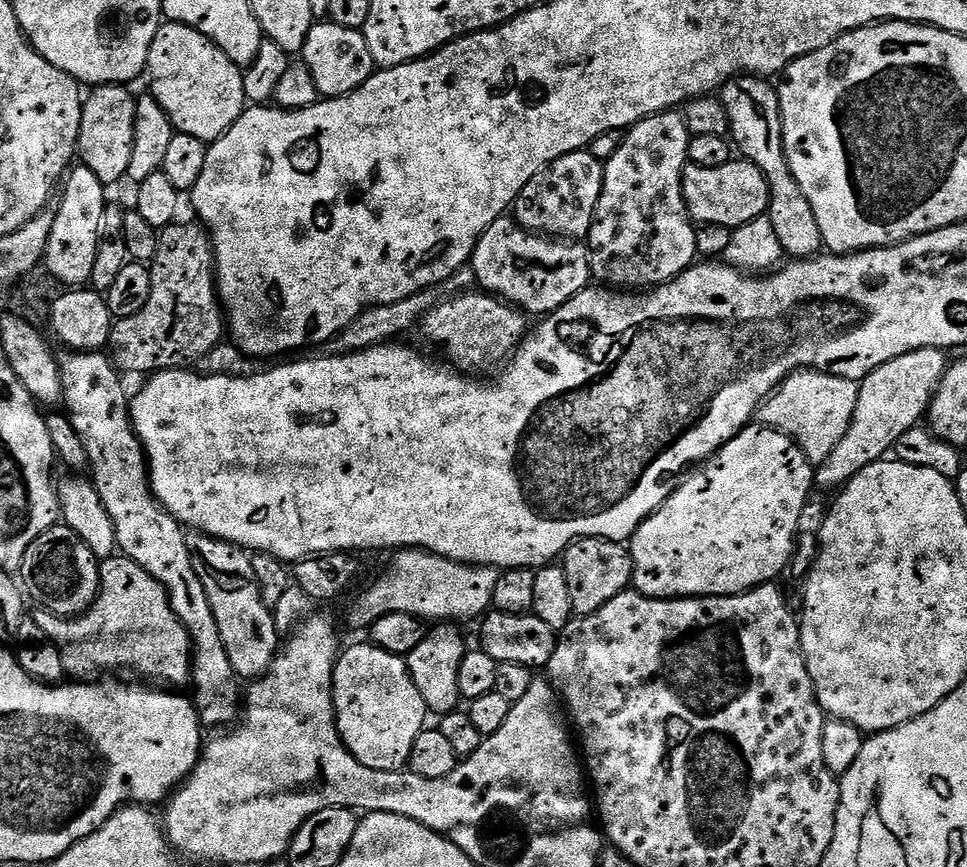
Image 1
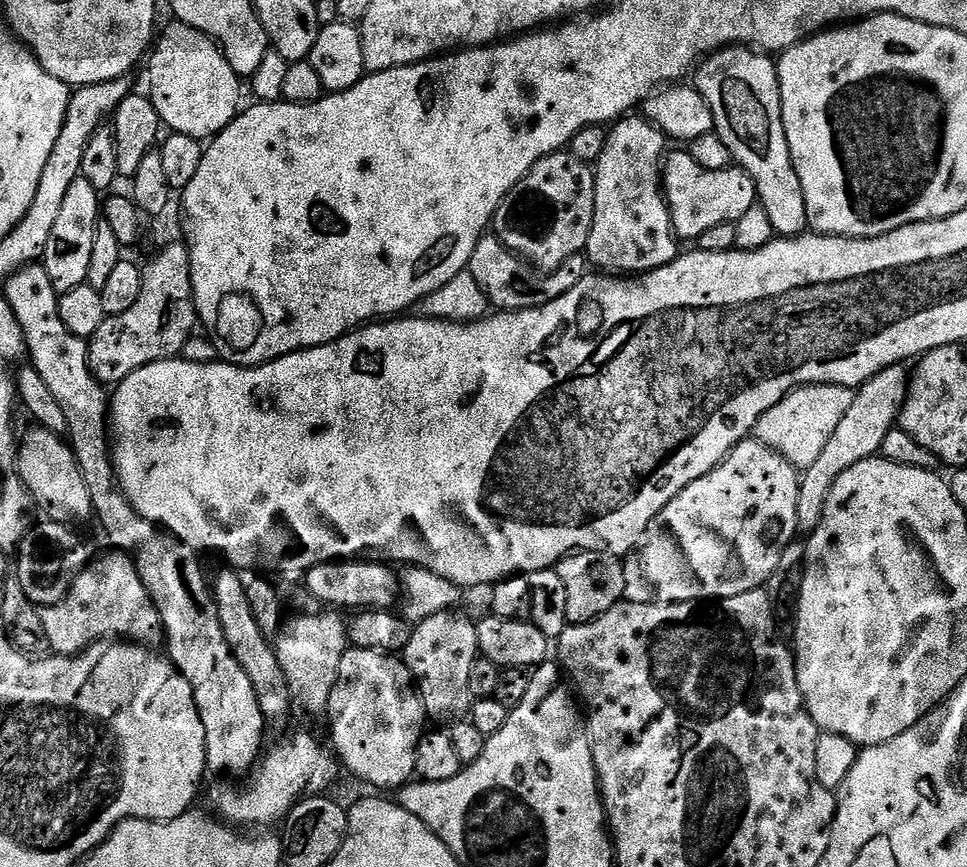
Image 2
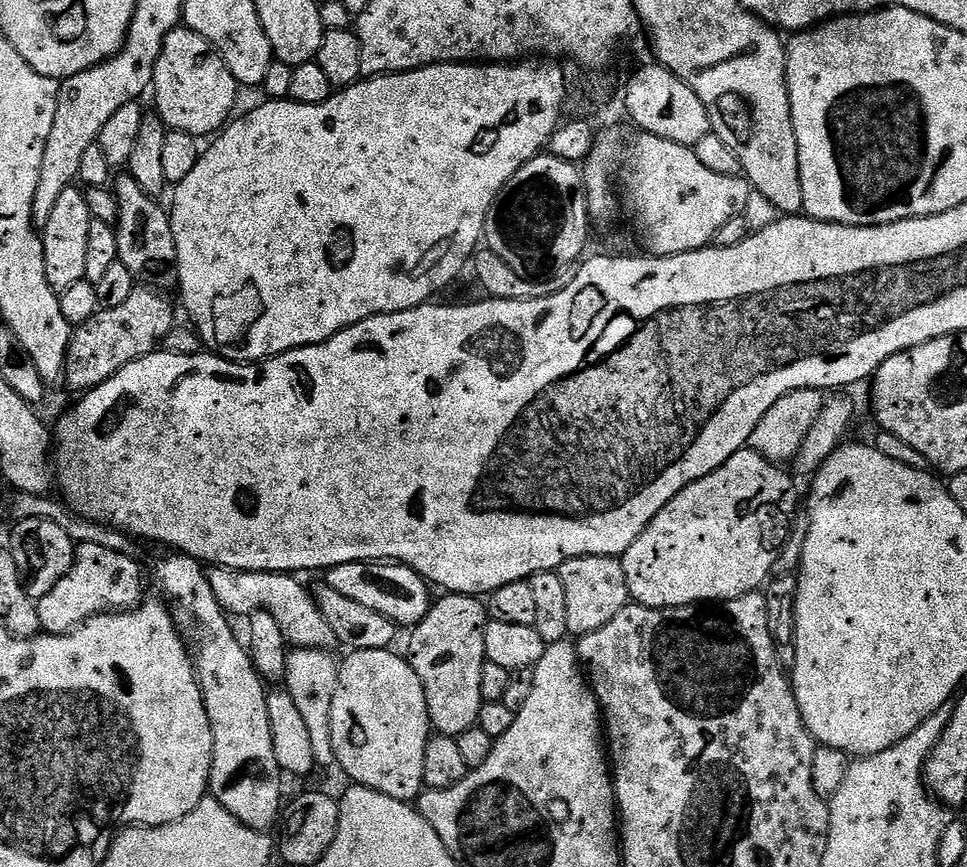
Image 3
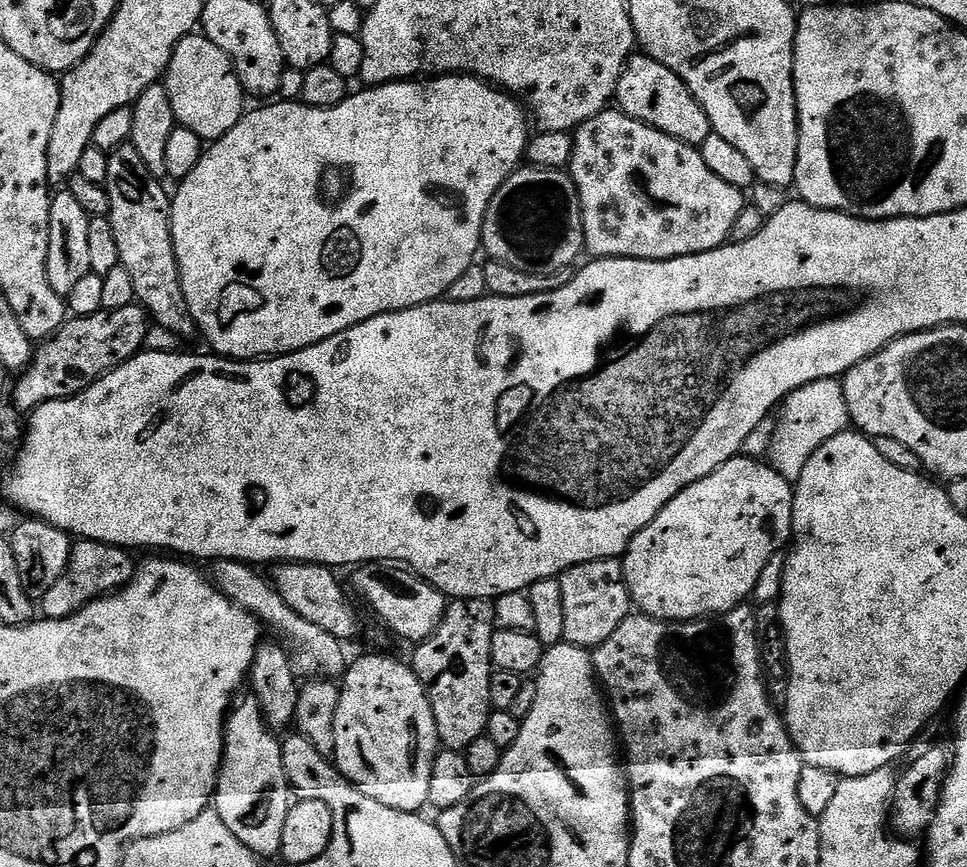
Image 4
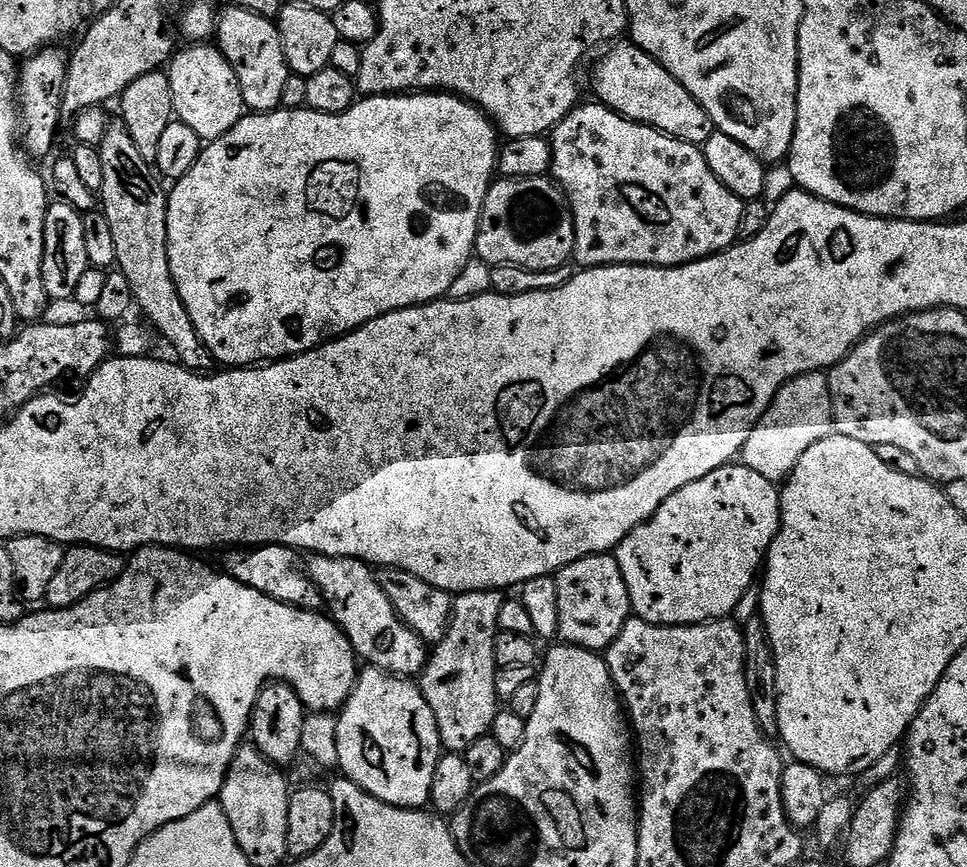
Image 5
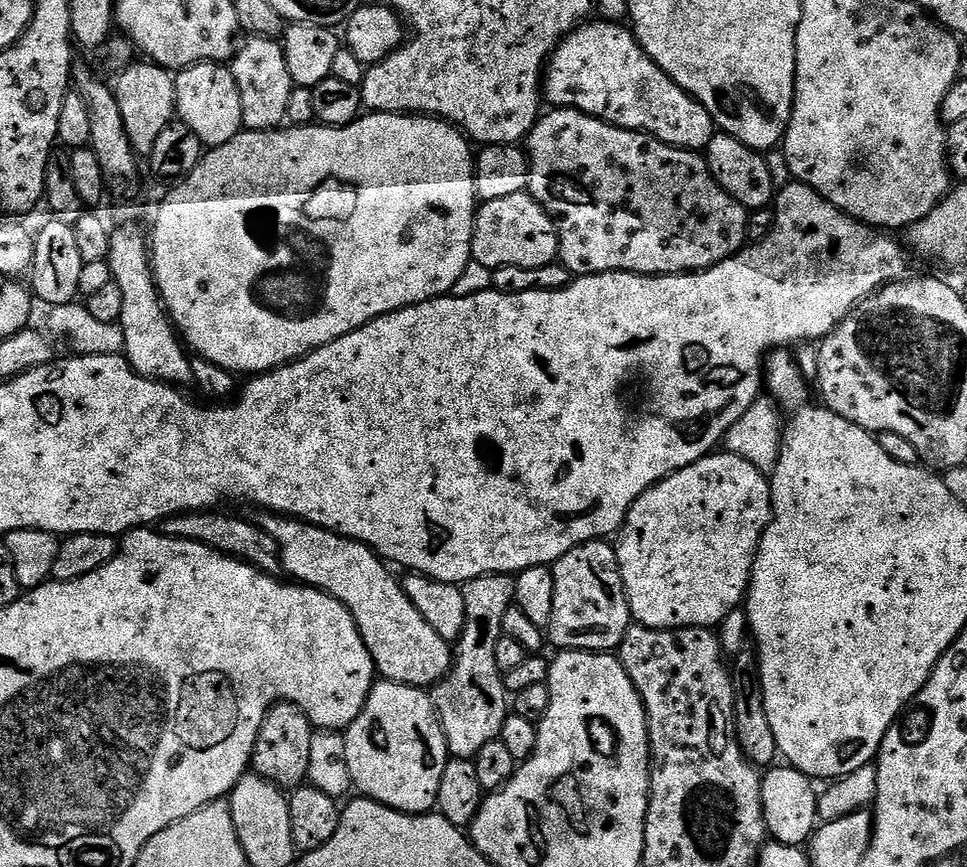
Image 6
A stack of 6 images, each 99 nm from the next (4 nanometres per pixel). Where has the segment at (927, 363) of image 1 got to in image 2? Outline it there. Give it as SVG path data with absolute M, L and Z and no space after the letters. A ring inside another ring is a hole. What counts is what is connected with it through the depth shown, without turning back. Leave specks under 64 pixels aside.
M904 364L884 368L877 376L855 389L850 410L846 410L842 422L838 422L830 442L826 442L826 447L822 450L822 455L811 466L803 469L798 490L797 533L811 534L820 525L822 510L826 510L826 498L830 498L830 490L834 482L838 482L838 474L846 474L850 466L873 459L879 453L886 434L890 434L890 430L897 427L900 408L908 394L910 372L906 369Z

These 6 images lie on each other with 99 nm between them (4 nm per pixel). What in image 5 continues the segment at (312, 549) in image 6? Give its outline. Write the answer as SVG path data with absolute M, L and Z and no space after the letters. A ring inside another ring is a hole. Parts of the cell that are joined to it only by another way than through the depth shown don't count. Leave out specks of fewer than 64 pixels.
M312 554L307 557L306 567L308 576L311 577L317 590L322 594L327 611L340 627L340 631L346 634L346 638L352 643L352 648L356 651L357 657L365 665L381 668L384 672L389 672L391 676L401 678L419 677L428 664L429 645L425 644L424 639L414 630L410 630L410 626L406 626L402 617L396 613L386 590L382 590L373 565L368 564L365 560L355 560L349 556L319 556Z

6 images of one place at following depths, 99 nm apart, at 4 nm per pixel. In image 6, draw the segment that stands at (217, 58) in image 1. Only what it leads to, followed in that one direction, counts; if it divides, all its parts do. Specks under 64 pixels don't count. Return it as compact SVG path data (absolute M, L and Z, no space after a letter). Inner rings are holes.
M201 62L183 69L176 76L176 111L182 123L198 134L201 145L215 146L234 138L242 130L244 115L231 67L220 62Z

